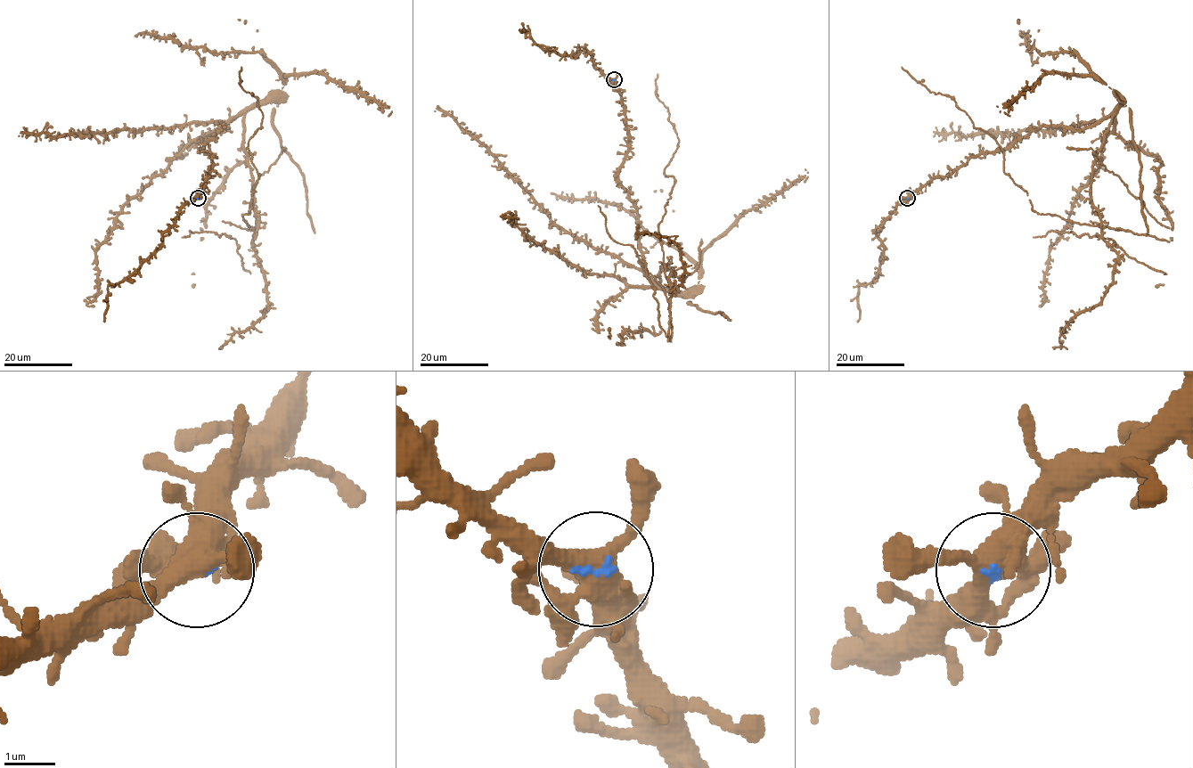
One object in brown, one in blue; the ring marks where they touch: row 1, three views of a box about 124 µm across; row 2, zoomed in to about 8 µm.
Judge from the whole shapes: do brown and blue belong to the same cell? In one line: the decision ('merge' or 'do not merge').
merge

